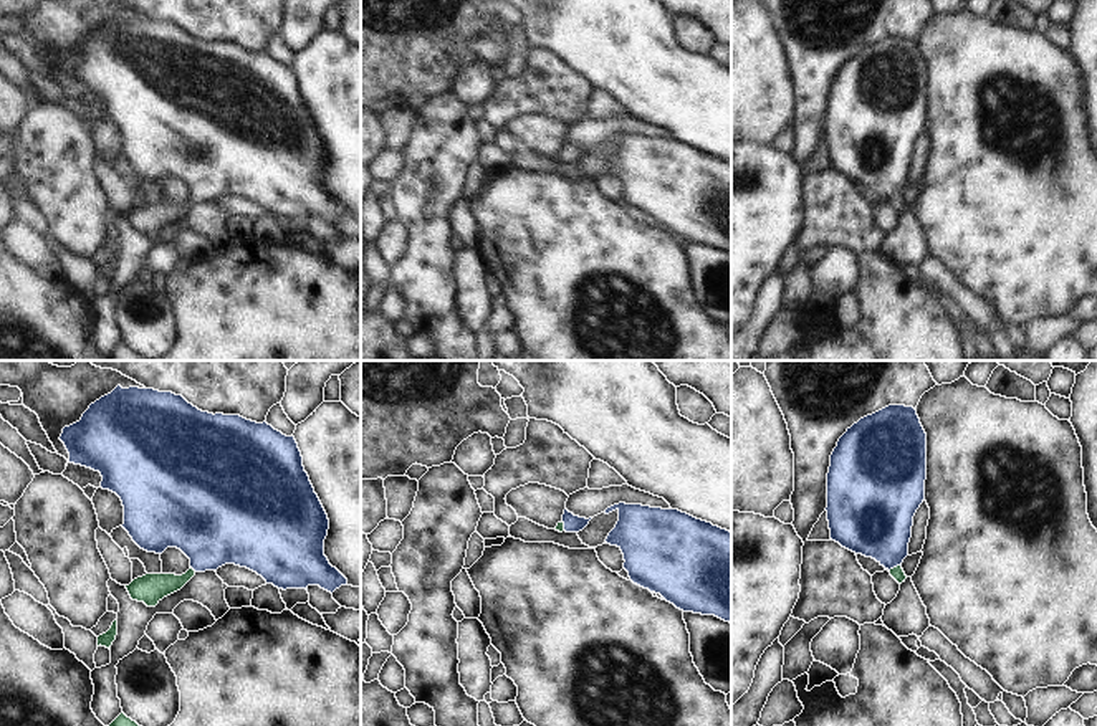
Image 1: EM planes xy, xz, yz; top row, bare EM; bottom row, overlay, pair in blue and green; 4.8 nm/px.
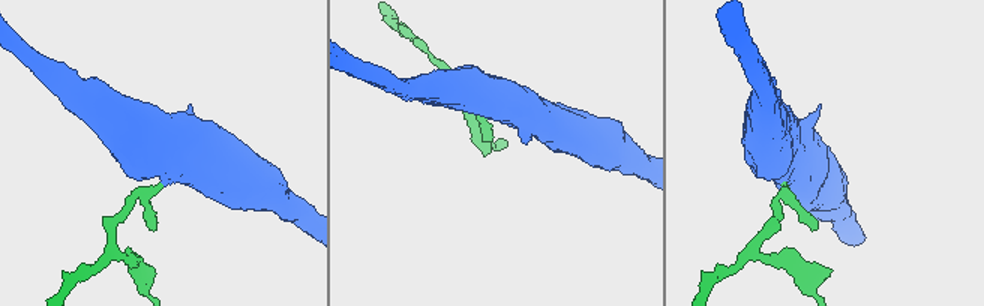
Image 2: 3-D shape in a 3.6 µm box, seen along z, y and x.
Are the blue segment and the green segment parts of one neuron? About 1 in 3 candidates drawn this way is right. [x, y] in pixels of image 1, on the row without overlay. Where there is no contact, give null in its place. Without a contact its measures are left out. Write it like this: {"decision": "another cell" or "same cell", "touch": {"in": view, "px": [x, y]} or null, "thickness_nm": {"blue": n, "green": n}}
{"decision": "same cell", "touch": {"in": "yz", "px": [894, 195]}, "thickness_nm": {"blue": 360, "green": 70}}

